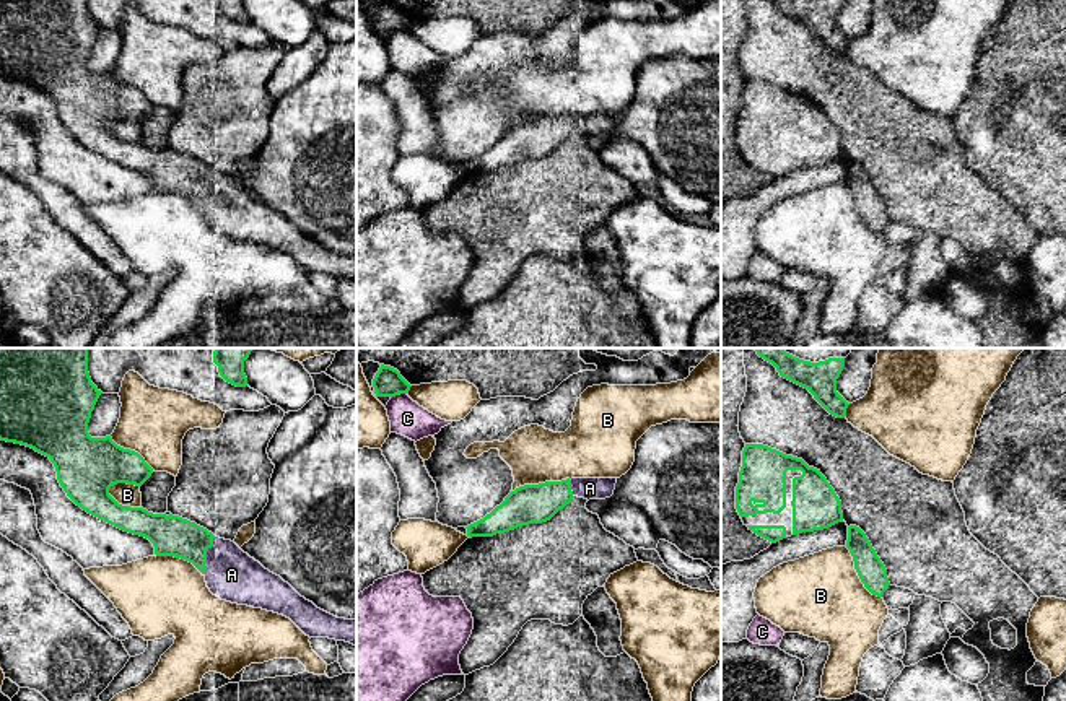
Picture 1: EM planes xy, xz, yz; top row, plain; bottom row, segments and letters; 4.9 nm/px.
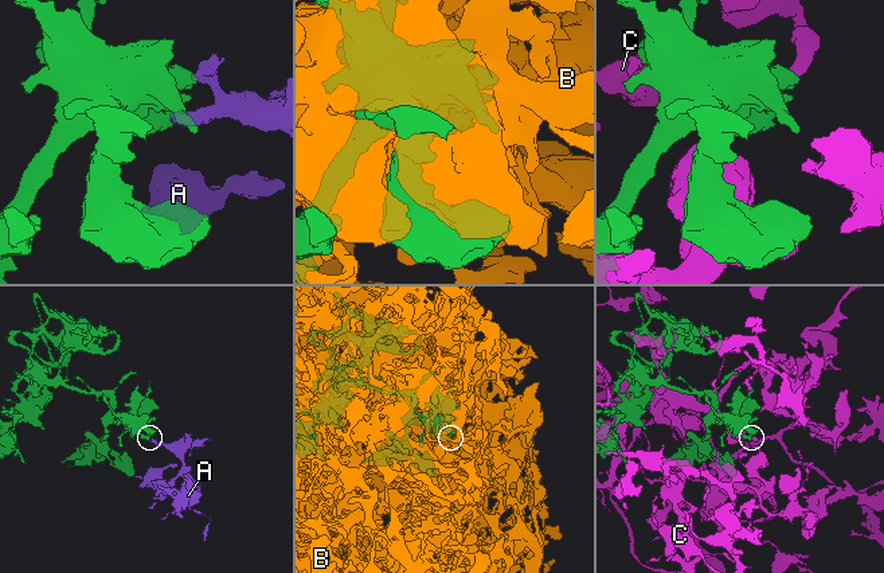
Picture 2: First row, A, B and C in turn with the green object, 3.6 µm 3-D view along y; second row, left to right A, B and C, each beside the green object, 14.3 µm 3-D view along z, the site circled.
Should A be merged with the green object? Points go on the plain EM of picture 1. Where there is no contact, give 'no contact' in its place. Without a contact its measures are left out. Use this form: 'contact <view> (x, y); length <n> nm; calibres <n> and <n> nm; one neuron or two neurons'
contact xy (205, 191); length 200 nm; calibres 200 and 260 nm; one neuron

